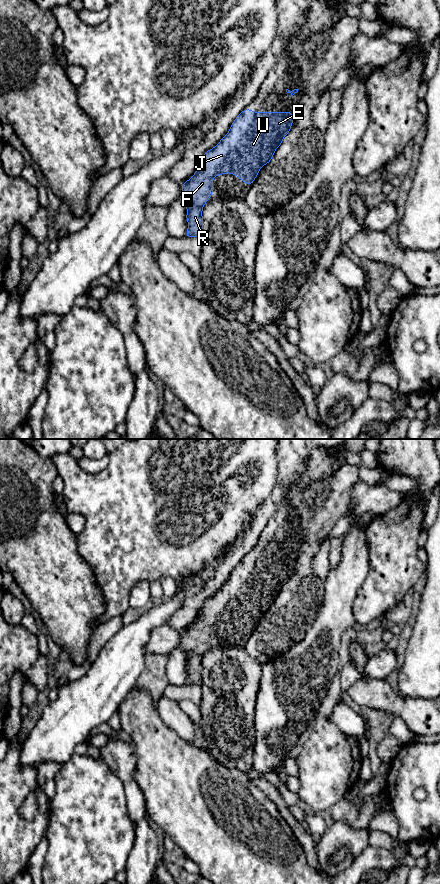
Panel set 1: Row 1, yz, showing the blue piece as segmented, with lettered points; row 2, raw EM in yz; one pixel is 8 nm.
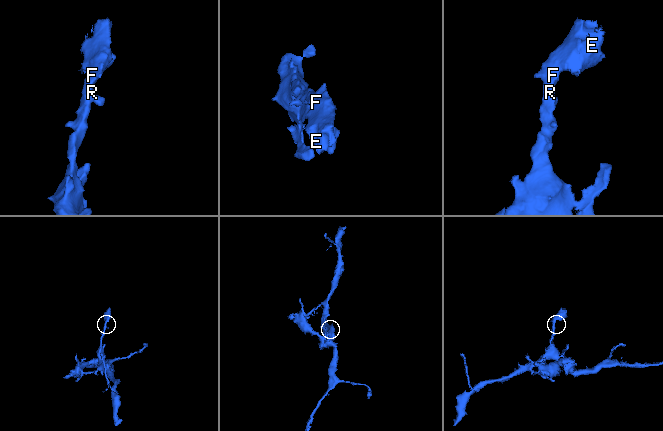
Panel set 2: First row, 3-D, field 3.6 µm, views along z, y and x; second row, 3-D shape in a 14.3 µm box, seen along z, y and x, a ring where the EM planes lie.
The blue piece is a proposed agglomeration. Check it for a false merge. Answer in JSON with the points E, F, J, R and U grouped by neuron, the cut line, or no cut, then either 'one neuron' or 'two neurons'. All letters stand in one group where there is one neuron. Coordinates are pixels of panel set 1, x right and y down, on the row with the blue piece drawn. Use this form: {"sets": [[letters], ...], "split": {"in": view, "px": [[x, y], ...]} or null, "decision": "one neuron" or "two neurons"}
{"sets": [["E", "F", "J", "R", "U"]], "split": null, "decision": "one neuron"}

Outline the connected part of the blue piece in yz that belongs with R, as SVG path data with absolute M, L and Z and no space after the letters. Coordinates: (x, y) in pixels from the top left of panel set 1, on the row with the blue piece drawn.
M245 108L233 121L229 132L212 149L204 153L198 162L195 174L181 183L181 200L187 208L186 220L189 227L185 237L201 238L203 230L202 210L213 194L213 177L231 173L238 176L247 185L252 185L259 175L259 170L271 162L275 150L283 143L283 138L291 131L293 113L253 112Z

